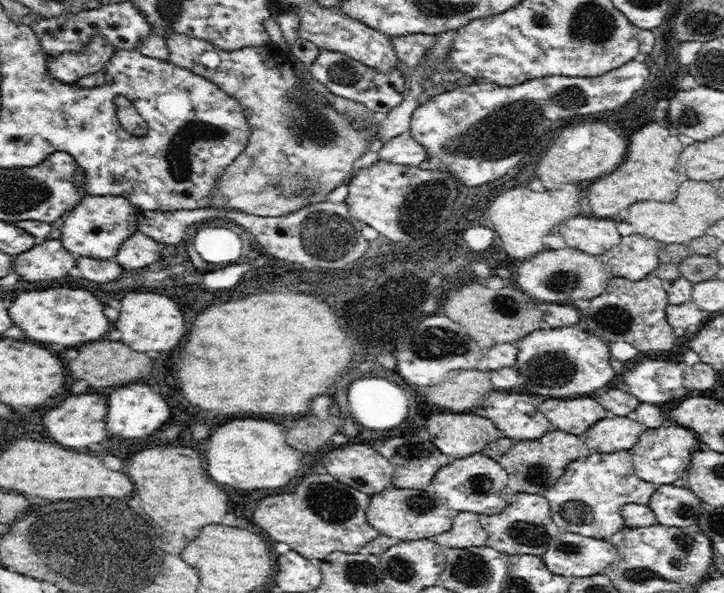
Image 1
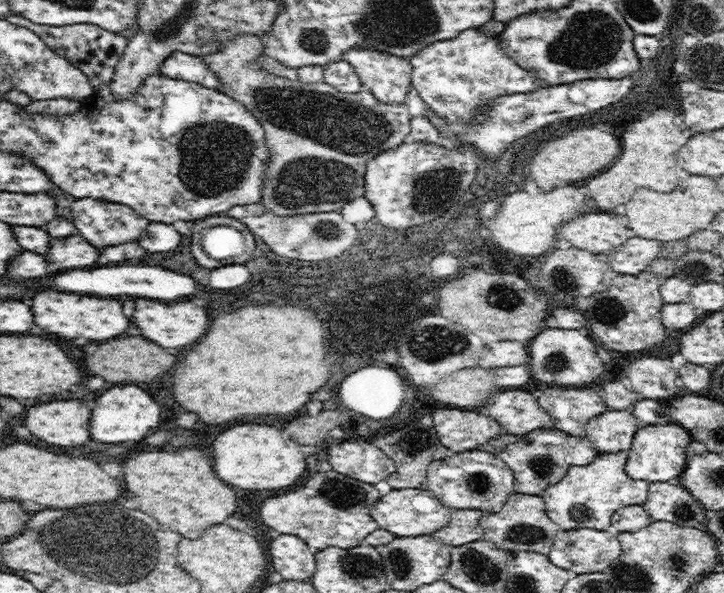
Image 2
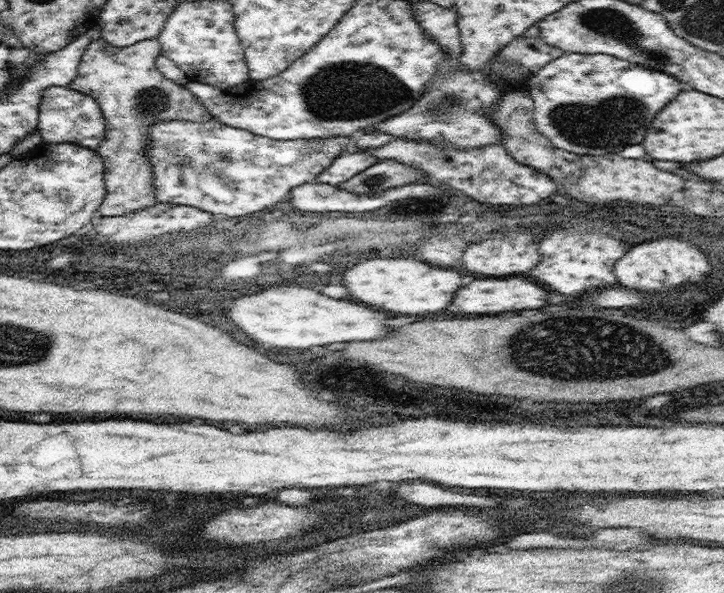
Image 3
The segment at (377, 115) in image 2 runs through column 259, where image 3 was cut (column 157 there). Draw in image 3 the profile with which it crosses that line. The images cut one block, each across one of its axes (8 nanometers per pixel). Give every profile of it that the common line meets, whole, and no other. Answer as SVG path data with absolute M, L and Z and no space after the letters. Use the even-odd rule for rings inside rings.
M102 37L92 39L81 56L76 78L68 85L72 90L94 97L98 101L102 113L104 113L106 134L97 150L104 162L104 182L106 186L106 197L97 210L97 214L101 217L125 215L158 203L156 194L154 194L154 189L156 189L154 188L154 170L152 170L150 158L148 158L148 125L172 119L204 122L214 118L206 110L206 106L202 106L190 90L172 82L158 70L156 58L161 55L161 52L162 45L160 45L158 37L142 40L122 48L108 44Z

